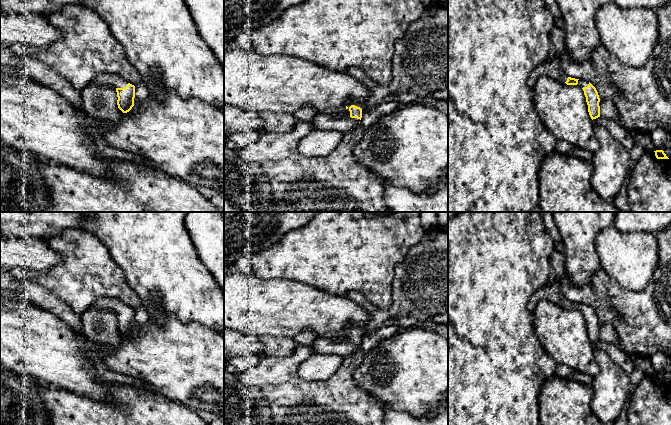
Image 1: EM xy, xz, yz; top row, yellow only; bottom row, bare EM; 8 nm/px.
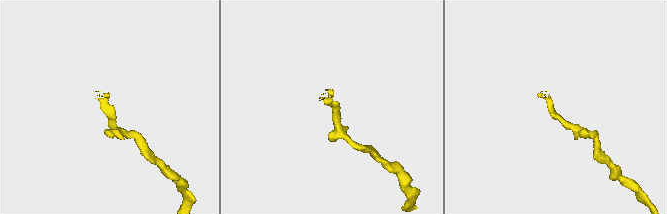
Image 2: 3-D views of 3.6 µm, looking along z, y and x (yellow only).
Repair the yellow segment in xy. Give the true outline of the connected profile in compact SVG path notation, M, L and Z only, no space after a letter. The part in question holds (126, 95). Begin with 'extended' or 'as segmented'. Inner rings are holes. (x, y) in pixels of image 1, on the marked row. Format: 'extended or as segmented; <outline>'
extended; M103 73L95 76L92 82L99 85L114 87L116 89L118 97L118 108L123 113L129 112L134 106L135 86L130 84L120 76L110 73Z

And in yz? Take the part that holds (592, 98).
extended; M558 58L552 61L543 62L530 72L527 83L532 90L538 78L541 76L548 76L558 79L567 85L579 85L584 91L588 105L588 112L591 119L593 120L600 117L600 98L596 88L587 80L579 80L568 77L567 74L562 70Z

